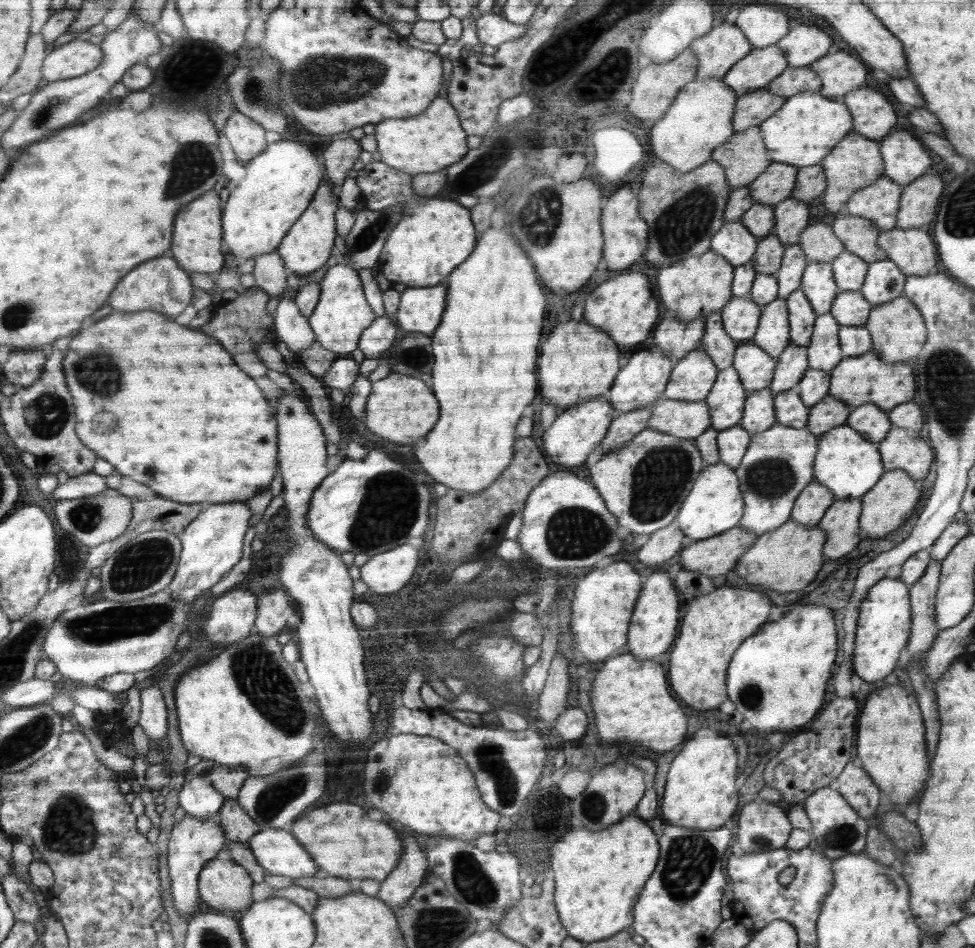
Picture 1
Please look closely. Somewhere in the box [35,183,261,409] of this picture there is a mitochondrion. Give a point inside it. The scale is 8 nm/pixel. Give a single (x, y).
(98, 373)

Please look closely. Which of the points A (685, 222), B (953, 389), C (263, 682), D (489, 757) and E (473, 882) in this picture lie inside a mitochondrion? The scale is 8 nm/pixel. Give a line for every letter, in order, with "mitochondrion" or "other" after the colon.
A: mitochondrion
B: mitochondrion
C: mitochondrion
D: mitochondrion
E: mitochondrion

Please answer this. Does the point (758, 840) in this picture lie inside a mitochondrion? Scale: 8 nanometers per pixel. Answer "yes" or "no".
yes

